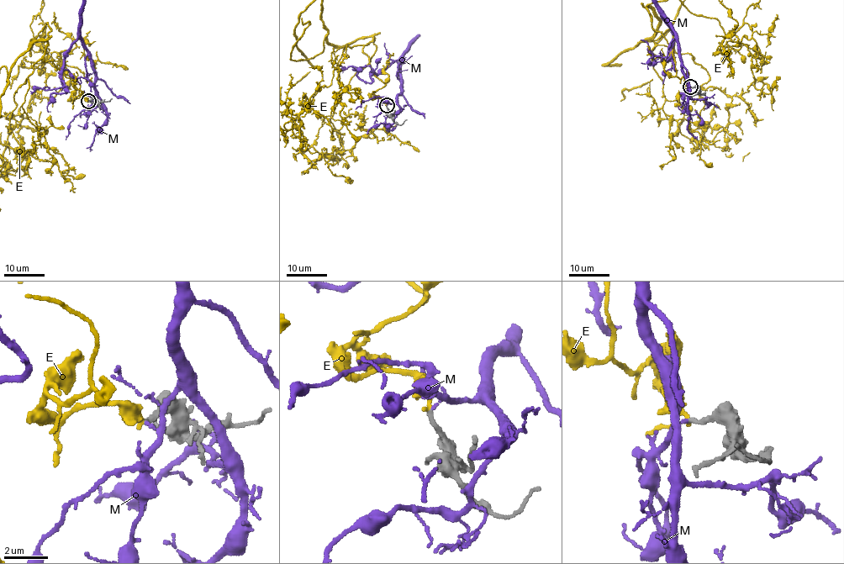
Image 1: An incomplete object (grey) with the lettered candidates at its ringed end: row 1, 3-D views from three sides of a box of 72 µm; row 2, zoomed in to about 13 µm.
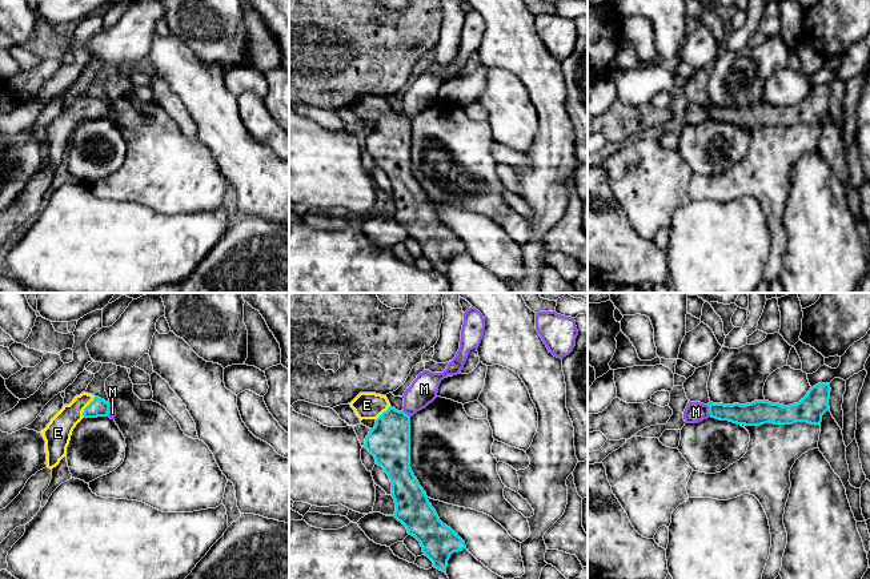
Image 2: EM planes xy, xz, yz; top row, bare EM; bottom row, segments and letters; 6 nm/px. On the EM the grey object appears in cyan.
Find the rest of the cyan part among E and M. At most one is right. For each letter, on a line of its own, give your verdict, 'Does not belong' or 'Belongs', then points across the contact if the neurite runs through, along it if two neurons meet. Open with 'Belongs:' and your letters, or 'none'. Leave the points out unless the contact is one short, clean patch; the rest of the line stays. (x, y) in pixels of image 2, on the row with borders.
Belongs: E
E: Belongs. Path across: xy (97, 407), (85, 407), (57, 433)
M: Does not belong. Boundary: yz (706, 405), (710, 415)

